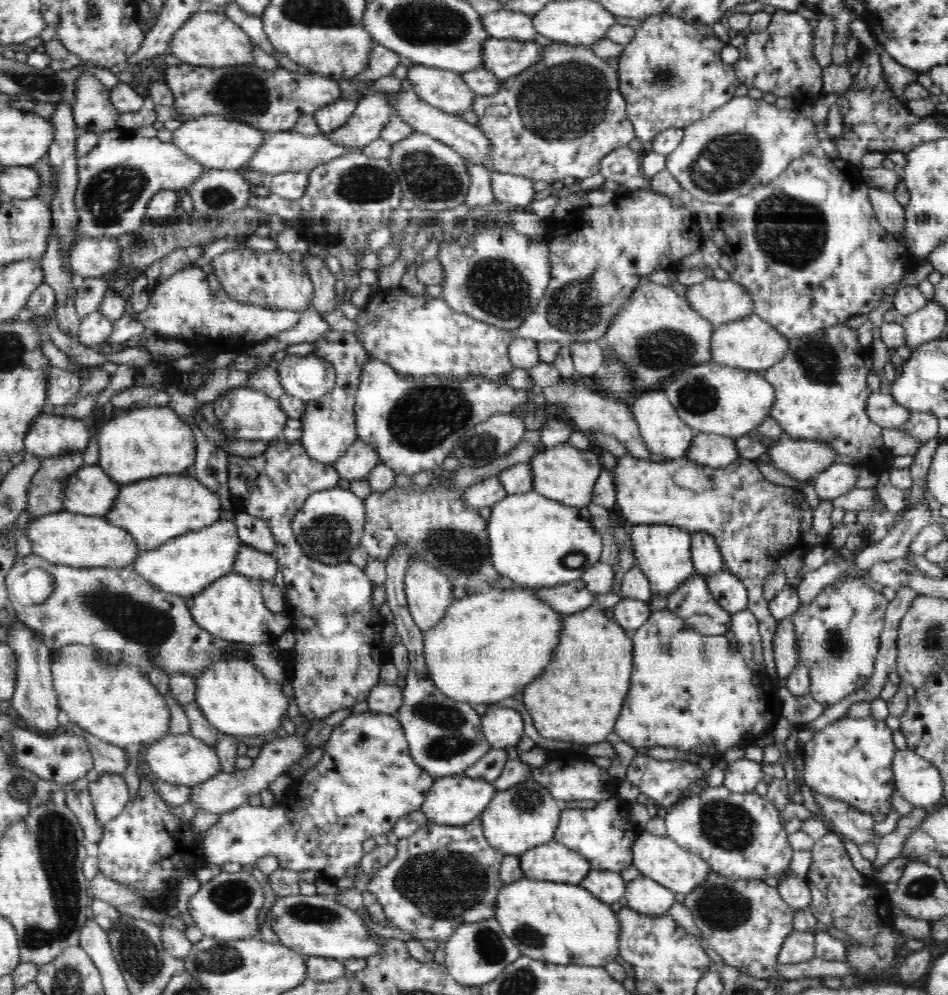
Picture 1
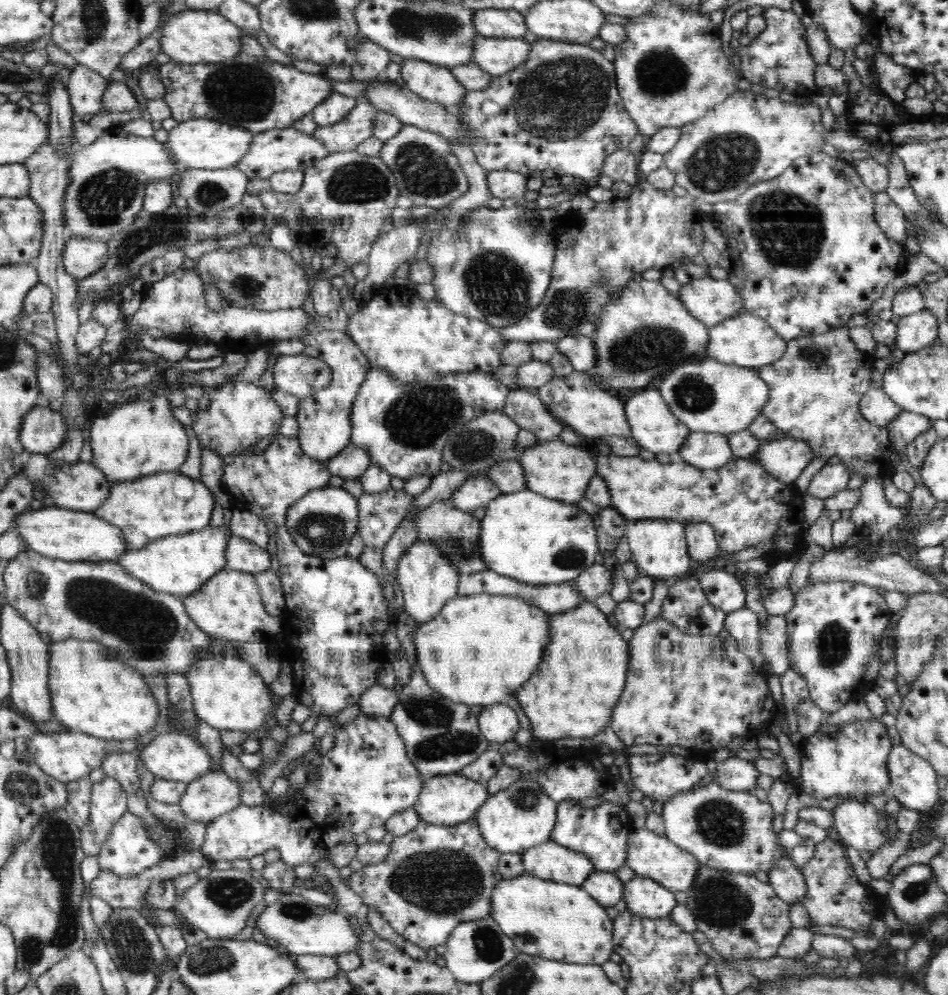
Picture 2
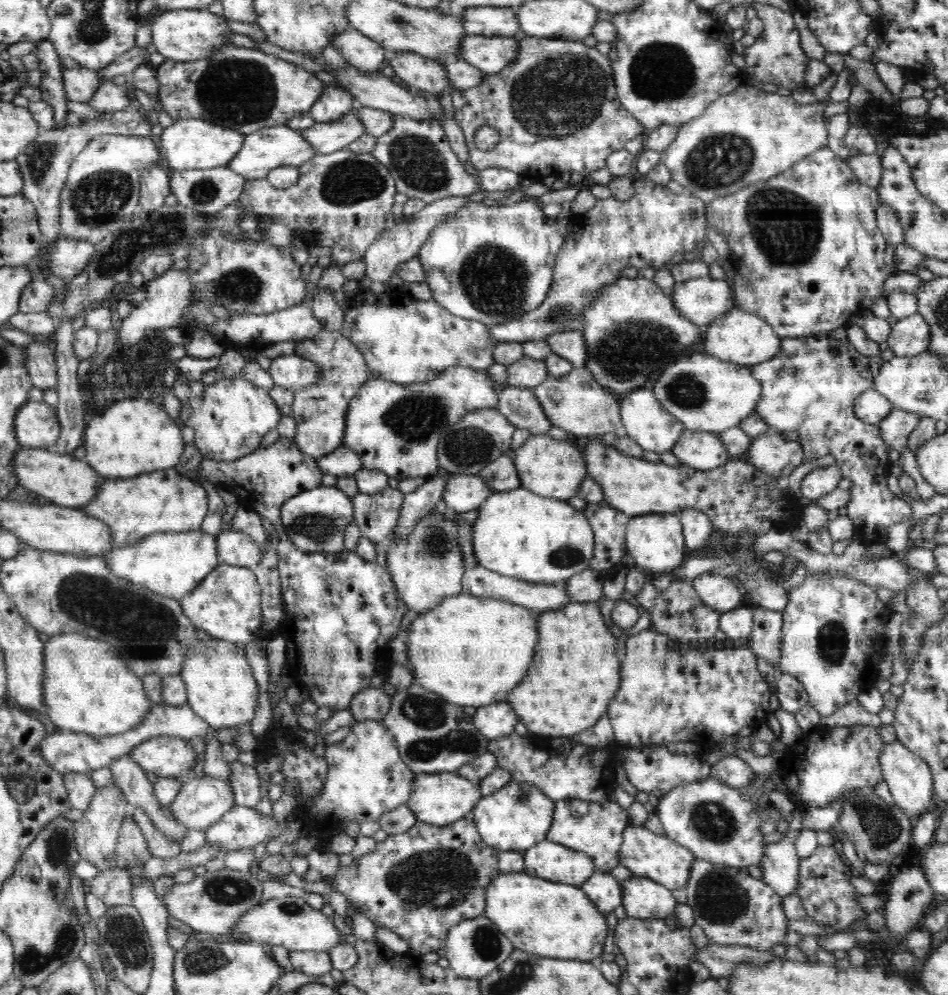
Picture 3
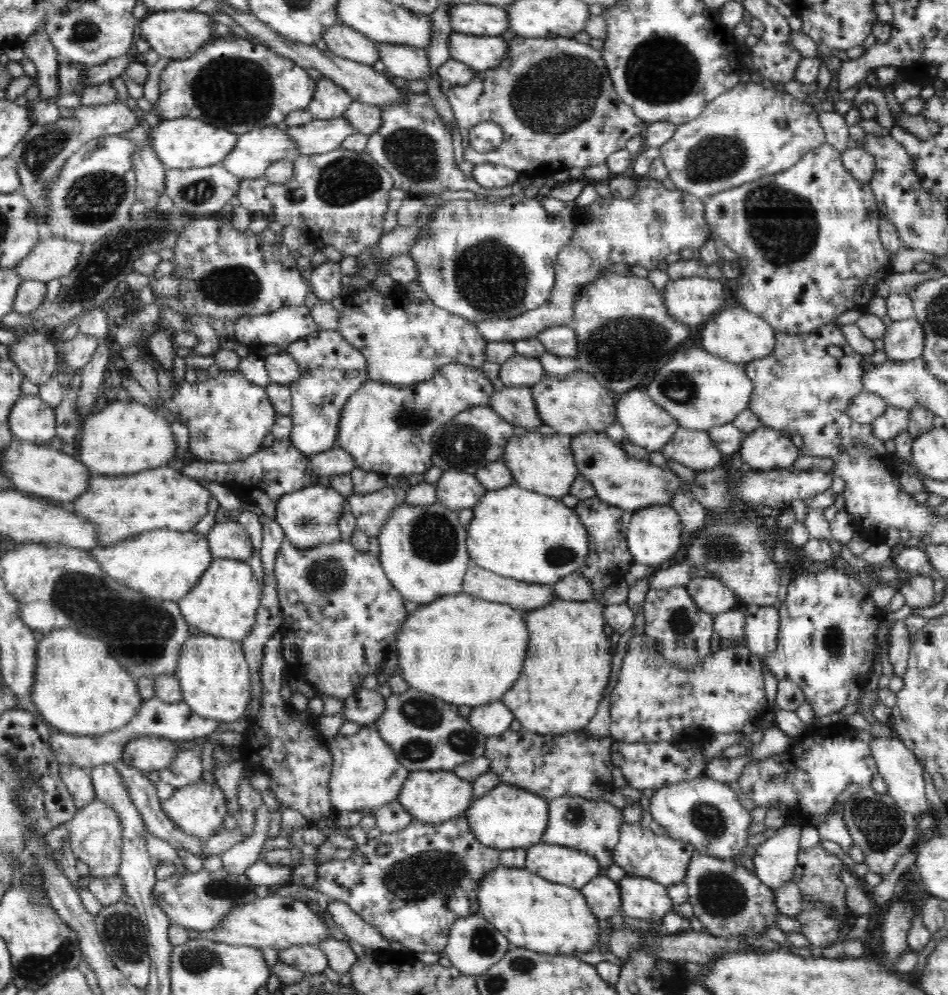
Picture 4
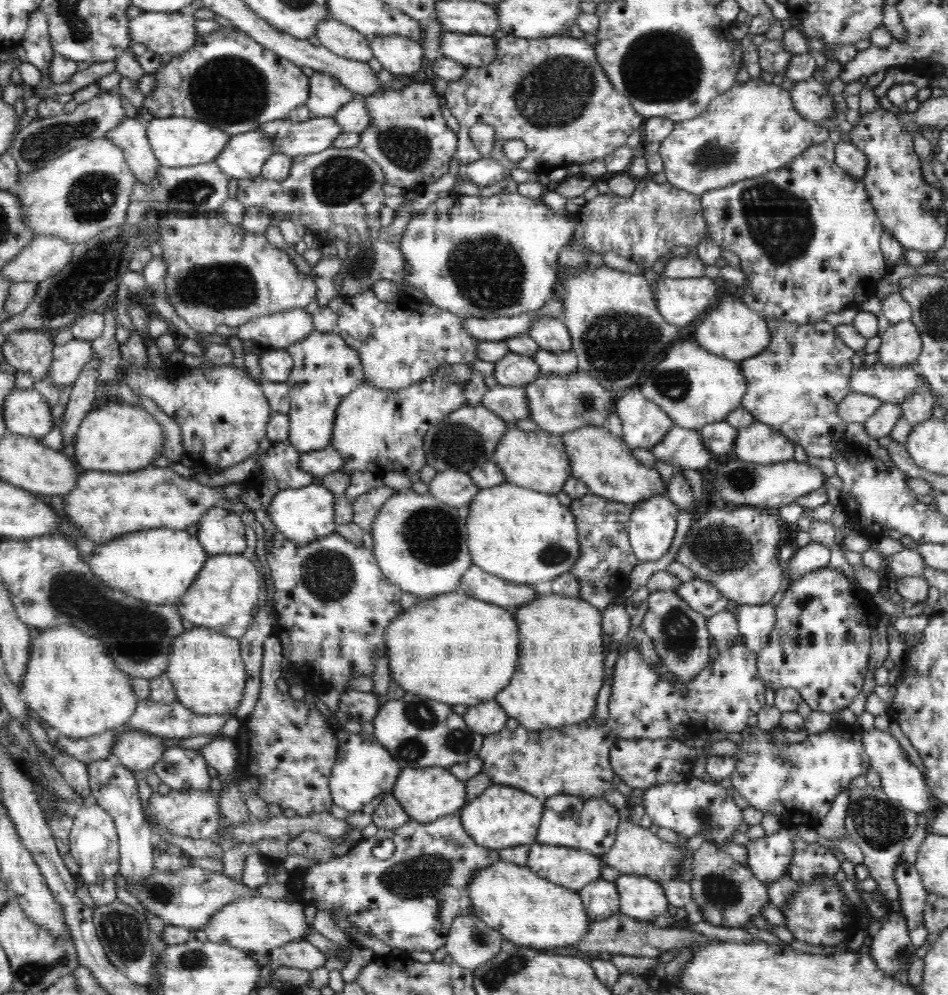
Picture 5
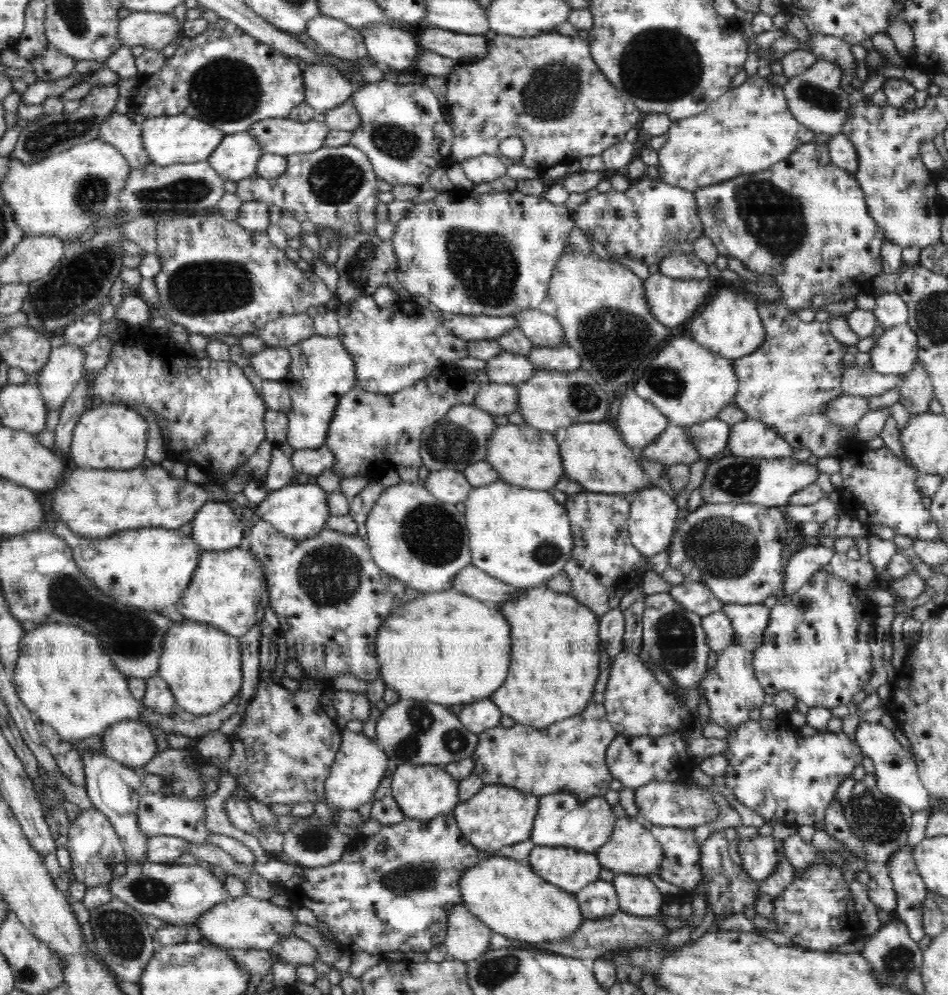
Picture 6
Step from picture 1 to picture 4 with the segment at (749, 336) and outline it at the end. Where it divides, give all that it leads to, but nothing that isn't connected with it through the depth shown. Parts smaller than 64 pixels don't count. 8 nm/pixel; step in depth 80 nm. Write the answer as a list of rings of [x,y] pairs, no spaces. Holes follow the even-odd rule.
[[[742,305],[728,306],[724,310],[720,310],[714,318],[697,329],[697,334],[697,345],[706,352],[738,364],[745,364],[751,360],[768,356],[776,344],[774,327],[767,320],[748,311]]]

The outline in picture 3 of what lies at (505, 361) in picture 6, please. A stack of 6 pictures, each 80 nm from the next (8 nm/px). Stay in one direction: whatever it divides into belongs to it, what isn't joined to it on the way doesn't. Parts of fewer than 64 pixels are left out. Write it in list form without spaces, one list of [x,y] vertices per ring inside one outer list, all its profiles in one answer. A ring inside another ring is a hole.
[[[524,355],[519,361],[507,365],[507,384],[510,387],[538,386],[549,375],[546,363]]]

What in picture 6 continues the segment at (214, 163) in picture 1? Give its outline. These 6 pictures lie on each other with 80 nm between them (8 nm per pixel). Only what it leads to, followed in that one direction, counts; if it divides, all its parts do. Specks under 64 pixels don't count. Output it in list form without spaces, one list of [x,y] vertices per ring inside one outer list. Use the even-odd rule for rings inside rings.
[[[184,113],[145,118],[140,125],[144,150],[148,153],[151,162],[160,166],[207,160],[226,136],[225,132],[218,130],[210,123]]]

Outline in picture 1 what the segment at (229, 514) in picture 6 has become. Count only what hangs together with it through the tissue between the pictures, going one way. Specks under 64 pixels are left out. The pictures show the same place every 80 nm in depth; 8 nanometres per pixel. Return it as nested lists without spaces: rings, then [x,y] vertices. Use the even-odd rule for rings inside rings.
[[[242,543],[235,556],[232,570],[255,581],[274,580],[279,569],[276,557],[271,553],[260,552]]]

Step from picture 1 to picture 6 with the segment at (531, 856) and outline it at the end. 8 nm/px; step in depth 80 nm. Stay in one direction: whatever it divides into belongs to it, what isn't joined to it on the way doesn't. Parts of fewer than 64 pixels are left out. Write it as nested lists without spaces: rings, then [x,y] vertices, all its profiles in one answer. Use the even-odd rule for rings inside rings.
[[[535,845],[529,865],[542,879],[572,894],[599,880],[602,870],[594,852],[548,845]]]

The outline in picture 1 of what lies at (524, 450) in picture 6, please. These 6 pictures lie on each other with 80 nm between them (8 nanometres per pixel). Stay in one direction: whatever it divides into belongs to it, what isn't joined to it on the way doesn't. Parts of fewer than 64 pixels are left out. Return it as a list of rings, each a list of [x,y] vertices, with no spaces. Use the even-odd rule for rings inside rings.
[[[572,445],[545,447],[542,452],[530,458],[533,490],[542,496],[557,500],[569,507],[586,507],[592,500],[592,489],[600,472],[604,470],[597,450],[578,449]]]

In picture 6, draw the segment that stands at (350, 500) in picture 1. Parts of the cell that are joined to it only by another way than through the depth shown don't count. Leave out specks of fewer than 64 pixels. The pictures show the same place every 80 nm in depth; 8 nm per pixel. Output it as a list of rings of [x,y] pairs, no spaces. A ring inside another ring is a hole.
[[[290,484],[268,492],[265,499],[261,503],[255,505],[255,510],[250,514],[249,518],[252,521],[272,524],[272,528],[276,529],[277,532],[280,532],[281,535],[288,536],[294,540],[306,540],[326,530],[325,522],[331,515],[327,502],[328,492],[317,484]]]

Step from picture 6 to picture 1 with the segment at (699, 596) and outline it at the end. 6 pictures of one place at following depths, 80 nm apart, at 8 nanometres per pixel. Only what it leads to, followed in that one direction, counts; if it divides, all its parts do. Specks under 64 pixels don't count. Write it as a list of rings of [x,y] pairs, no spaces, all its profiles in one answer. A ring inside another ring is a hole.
[[[720,571],[704,577],[714,600],[724,610],[733,614],[747,608],[748,593],[745,584],[735,574]]]

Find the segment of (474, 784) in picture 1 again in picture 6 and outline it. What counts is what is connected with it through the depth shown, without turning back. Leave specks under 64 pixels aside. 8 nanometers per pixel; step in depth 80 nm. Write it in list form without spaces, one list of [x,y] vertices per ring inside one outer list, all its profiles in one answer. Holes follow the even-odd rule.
[[[411,764],[397,765],[393,768],[390,793],[395,798],[400,810],[406,817],[418,820],[428,820],[451,810],[460,803],[457,796],[458,779],[448,774],[439,765]]]

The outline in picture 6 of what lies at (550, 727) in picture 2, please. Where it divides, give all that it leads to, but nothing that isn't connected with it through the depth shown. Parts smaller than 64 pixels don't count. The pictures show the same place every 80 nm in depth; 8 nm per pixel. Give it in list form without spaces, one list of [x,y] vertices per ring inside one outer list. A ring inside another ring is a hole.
[[[542,585],[525,589],[513,599],[497,605],[511,630],[510,668],[504,682],[490,696],[496,706],[516,723],[543,729],[551,724],[579,715],[592,701],[594,685],[599,677],[600,616],[578,602],[573,595],[556,592]]]

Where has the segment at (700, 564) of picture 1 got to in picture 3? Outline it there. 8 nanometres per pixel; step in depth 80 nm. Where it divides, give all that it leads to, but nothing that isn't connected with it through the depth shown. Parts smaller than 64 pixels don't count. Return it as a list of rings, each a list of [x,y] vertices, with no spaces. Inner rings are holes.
[[[682,509],[679,515],[687,552],[702,552],[715,531],[712,521],[698,509]]]

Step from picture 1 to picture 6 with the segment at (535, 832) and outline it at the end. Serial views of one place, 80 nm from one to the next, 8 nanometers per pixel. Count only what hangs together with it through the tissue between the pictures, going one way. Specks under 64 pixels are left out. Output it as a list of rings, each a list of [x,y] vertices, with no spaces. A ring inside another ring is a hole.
[[[484,785],[472,798],[458,803],[452,816],[461,835],[478,850],[497,852],[503,846],[524,842],[530,838],[538,810],[539,797],[505,785]]]

